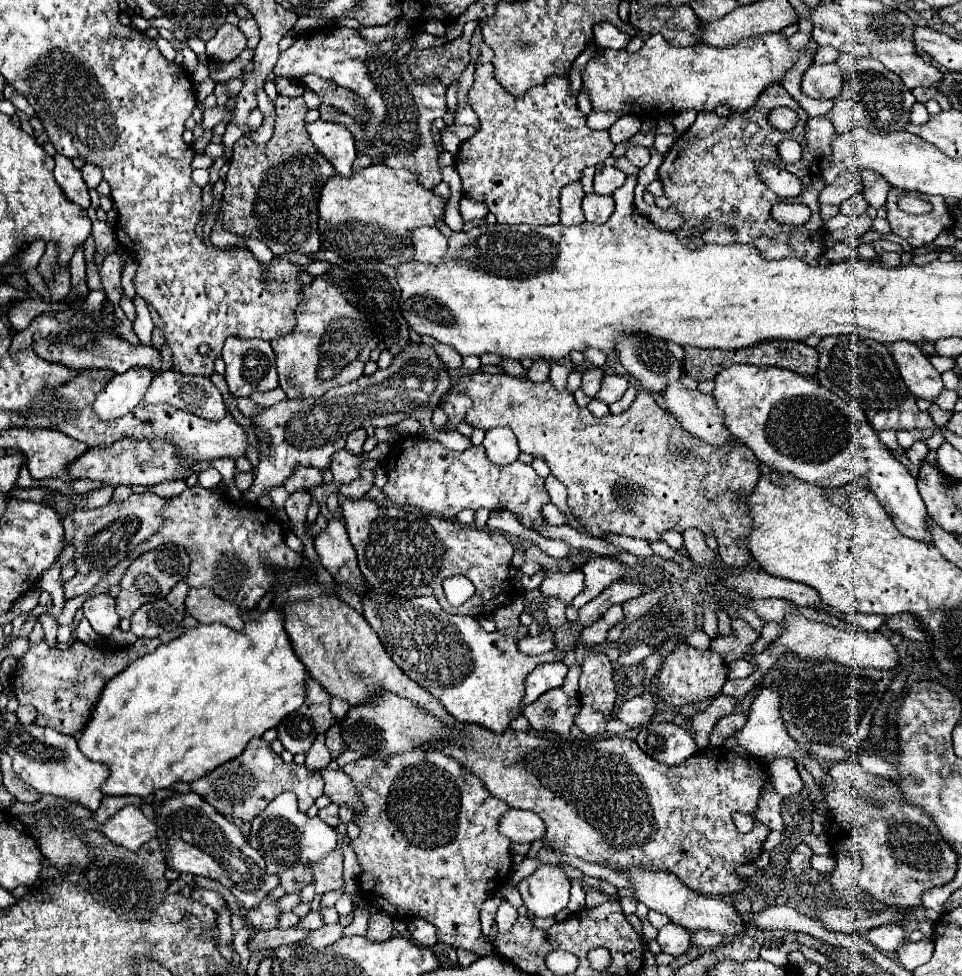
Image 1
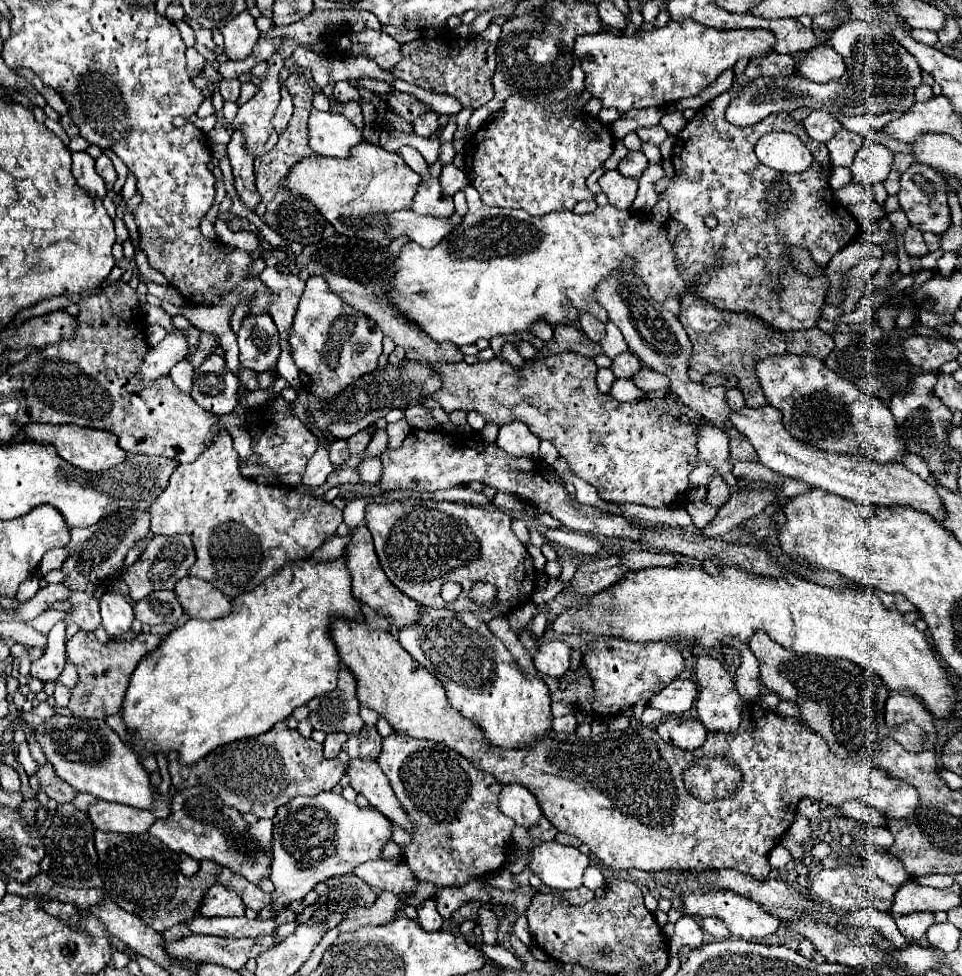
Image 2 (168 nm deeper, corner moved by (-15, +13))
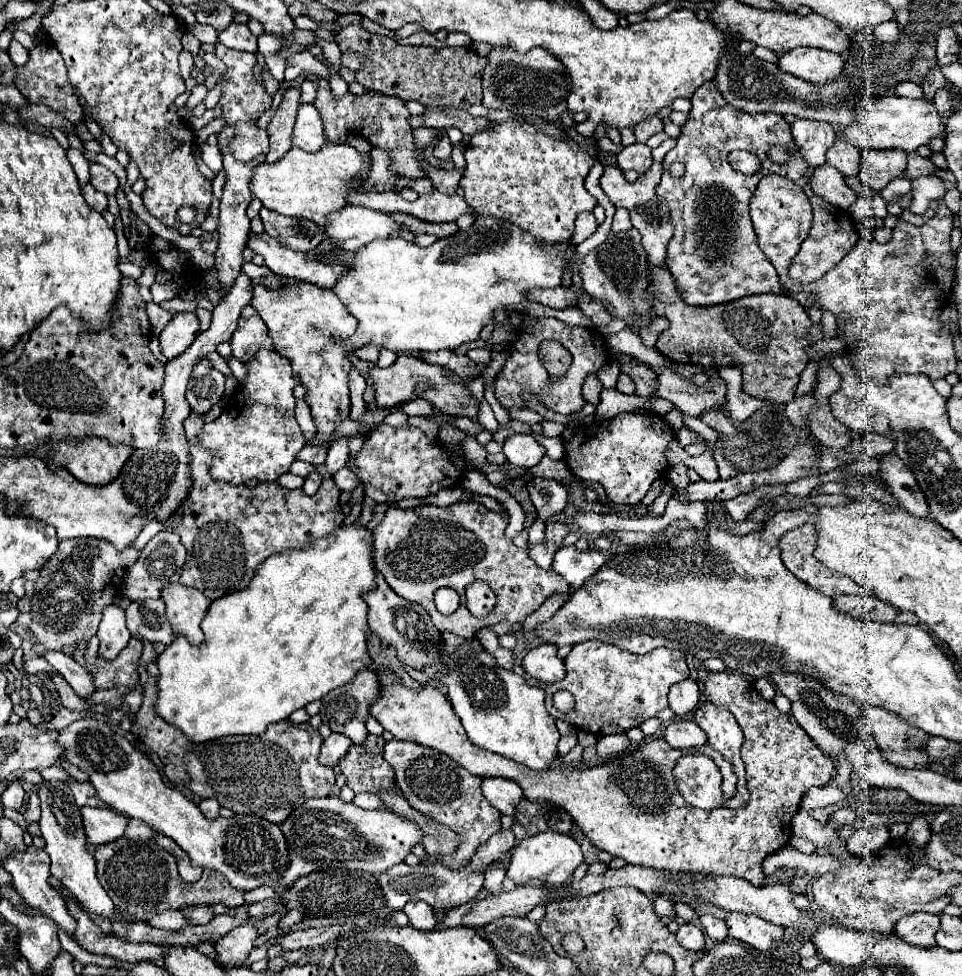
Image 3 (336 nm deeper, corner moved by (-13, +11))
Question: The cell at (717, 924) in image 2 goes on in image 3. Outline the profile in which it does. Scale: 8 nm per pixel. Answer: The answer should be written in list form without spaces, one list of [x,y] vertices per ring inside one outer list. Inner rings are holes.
[[[702,915],[700,917],[700,925],[704,929],[704,933],[714,939],[714,941],[724,941],[728,937],[728,927],[722,919],[714,917],[714,915]]]

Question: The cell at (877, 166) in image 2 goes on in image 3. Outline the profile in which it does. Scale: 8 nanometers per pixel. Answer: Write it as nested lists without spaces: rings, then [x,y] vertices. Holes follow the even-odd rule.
[[[884,149],[884,151],[864,151],[860,163],[860,181],[872,191],[882,191],[892,179],[902,177],[906,169],[906,151]]]

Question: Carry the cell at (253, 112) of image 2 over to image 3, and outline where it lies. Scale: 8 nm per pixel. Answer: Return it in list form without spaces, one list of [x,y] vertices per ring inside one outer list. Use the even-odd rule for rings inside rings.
[[[224,127],[222,133],[218,135],[218,147],[222,149],[222,159],[224,159],[224,173],[226,173],[226,181],[224,181],[224,189],[222,189],[222,199],[220,199],[220,223],[218,223],[218,249],[214,253],[214,269],[218,273],[218,281],[224,289],[232,287],[234,285],[234,279],[240,275],[240,269],[242,269],[242,251],[246,247],[246,237],[250,233],[250,219],[246,217],[246,207],[248,203],[252,201],[250,197],[250,189],[248,189],[248,183],[250,183],[250,177],[252,177],[252,169],[256,163],[240,163],[232,157],[230,149],[228,149],[228,141],[234,137],[234,129],[232,127]]]

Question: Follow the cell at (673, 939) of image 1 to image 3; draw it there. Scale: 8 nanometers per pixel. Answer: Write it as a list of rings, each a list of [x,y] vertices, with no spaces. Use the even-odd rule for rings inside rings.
[[[686,923],[686,925],[680,925],[678,933],[676,933],[676,939],[678,943],[684,947],[684,949],[690,949],[690,951],[700,951],[704,947],[704,933],[698,925],[694,923]]]

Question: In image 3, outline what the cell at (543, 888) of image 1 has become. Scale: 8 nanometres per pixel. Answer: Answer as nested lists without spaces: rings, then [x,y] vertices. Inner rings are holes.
[[[544,831],[534,837],[528,837],[526,841],[520,841],[512,849],[510,865],[506,869],[506,877],[510,877],[516,885],[526,885],[532,879],[542,881],[548,887],[562,887],[570,881],[574,869],[584,861],[584,855],[580,851],[580,845],[570,835],[560,835],[554,831]]]

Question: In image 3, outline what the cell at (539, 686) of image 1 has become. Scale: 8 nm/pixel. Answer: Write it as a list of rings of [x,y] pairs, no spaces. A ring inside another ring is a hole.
[[[538,645],[528,651],[528,655],[522,659],[524,671],[542,681],[542,683],[556,683],[564,677],[564,661],[556,653],[558,649],[554,645]]]

